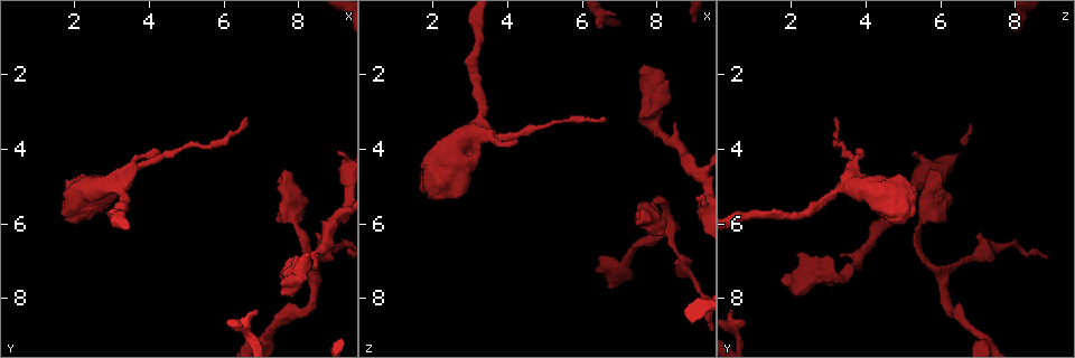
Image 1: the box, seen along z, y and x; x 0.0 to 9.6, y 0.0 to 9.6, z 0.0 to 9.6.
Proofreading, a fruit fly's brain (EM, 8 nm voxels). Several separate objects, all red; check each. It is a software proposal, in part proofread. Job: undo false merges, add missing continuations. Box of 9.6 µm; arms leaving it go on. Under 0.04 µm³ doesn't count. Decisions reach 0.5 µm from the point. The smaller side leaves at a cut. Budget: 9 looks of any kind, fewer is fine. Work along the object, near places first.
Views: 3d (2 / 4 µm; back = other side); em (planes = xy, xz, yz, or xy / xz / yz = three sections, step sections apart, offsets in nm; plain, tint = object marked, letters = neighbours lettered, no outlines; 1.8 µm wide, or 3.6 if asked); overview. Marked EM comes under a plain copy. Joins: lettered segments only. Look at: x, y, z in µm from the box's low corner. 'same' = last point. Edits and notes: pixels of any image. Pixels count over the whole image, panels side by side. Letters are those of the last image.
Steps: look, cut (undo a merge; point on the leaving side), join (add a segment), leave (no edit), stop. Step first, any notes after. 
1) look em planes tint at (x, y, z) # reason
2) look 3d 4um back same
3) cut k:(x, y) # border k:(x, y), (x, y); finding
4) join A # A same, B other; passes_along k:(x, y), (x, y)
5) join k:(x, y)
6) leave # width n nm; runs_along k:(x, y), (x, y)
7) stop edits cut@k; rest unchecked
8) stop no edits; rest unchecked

look 3d 2um at (8.45, 6.90, 3.25) # branch stops here

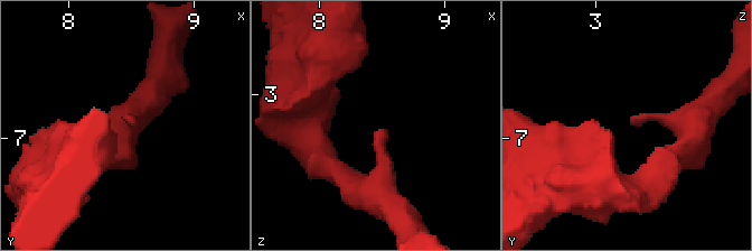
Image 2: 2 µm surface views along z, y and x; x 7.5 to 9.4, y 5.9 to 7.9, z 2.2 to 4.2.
look em yz step 16 letters at (8.46, 6.88, 3.28) # now the EM

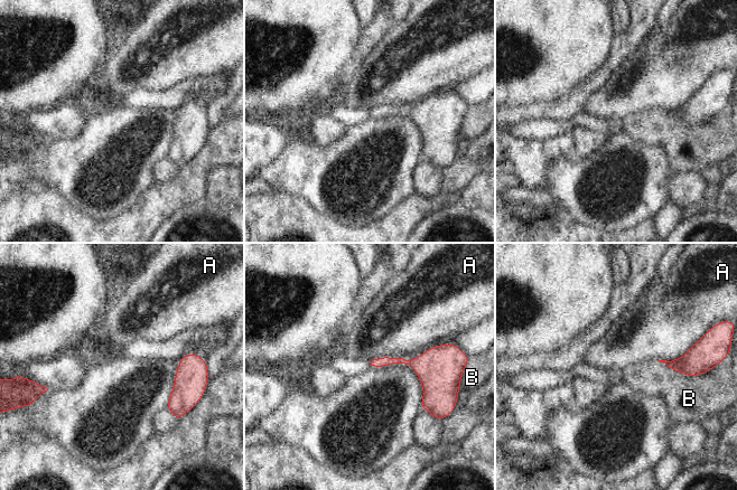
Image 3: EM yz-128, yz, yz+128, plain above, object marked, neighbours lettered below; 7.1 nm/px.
look em xz step 4 letters same # cut it another way

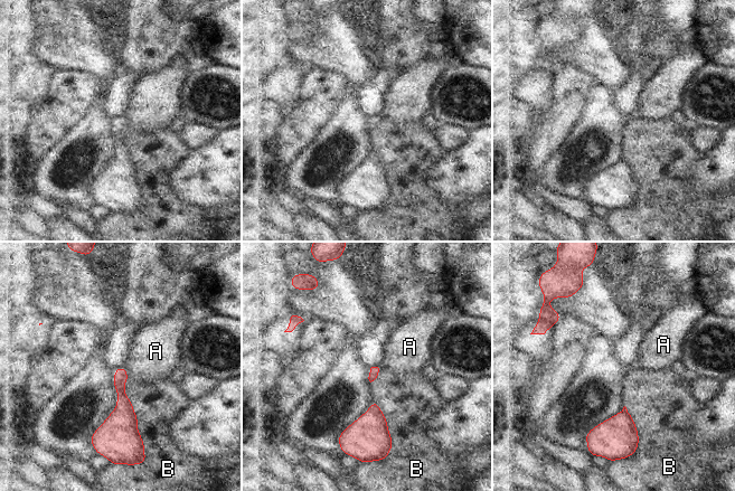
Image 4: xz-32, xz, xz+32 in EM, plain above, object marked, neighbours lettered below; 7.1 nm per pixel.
leave # A other, B other; border 4:(123, 366), (128, 378); no lettered segment goes on from it

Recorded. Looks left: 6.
look em planes letters at (7.45, 7.60, 1.90)

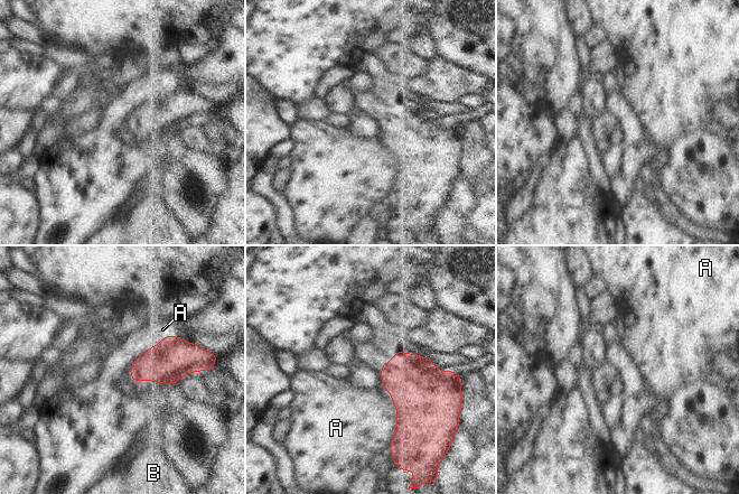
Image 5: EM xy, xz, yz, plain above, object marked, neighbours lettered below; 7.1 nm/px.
leave # A other, B other; none of them fits

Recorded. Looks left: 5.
look 3d 4um at (2.90, 4.90, 3.65) # small branch off a trunk

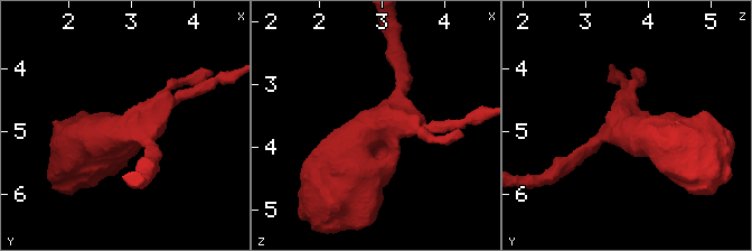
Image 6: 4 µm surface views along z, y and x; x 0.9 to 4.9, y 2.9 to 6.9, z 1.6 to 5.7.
look em 3.6um planes tint at (2.85, 4.95, 3.70) # need the tissue

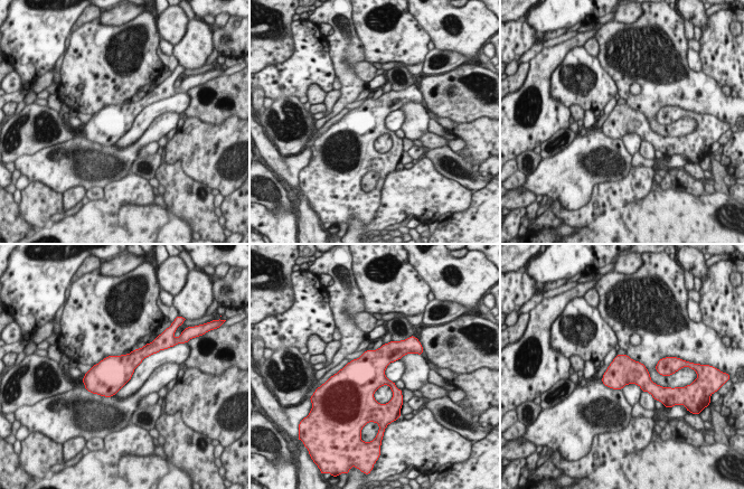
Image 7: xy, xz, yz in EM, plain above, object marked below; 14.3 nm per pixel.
look em 3.6um planes letters same # see the neighbours

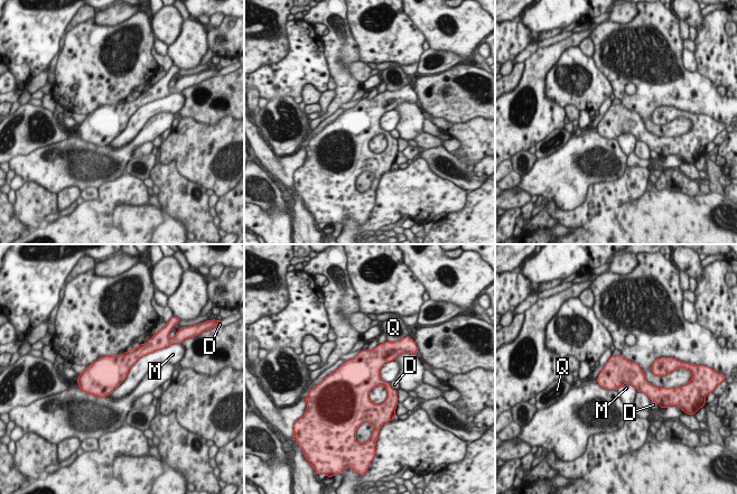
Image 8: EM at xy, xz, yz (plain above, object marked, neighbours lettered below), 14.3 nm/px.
leave # D other, M other, Q other; border 8:(154, 352), (141, 356), (108, 395); all the same neuron

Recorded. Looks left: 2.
look em xz step 4 letters at (8.50, 6.25, 7.10) # an open end

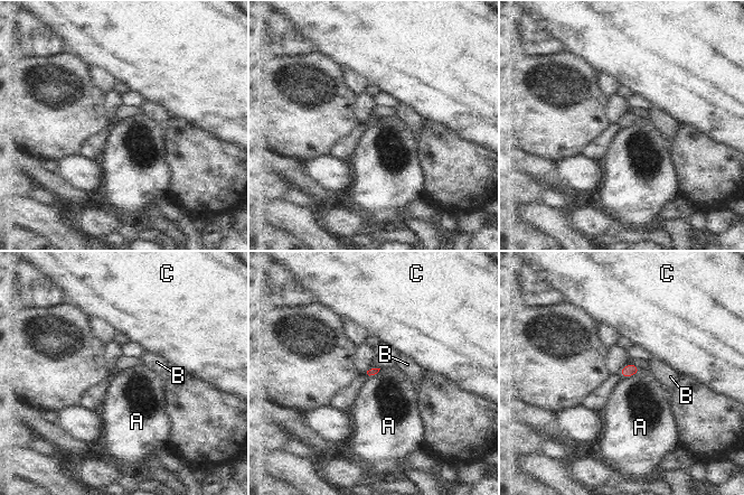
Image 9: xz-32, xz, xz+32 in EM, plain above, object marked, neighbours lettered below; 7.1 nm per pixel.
leave # A other, B other, C other; no lettered segment goes on from it

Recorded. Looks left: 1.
stop no edits; rest unchecked

